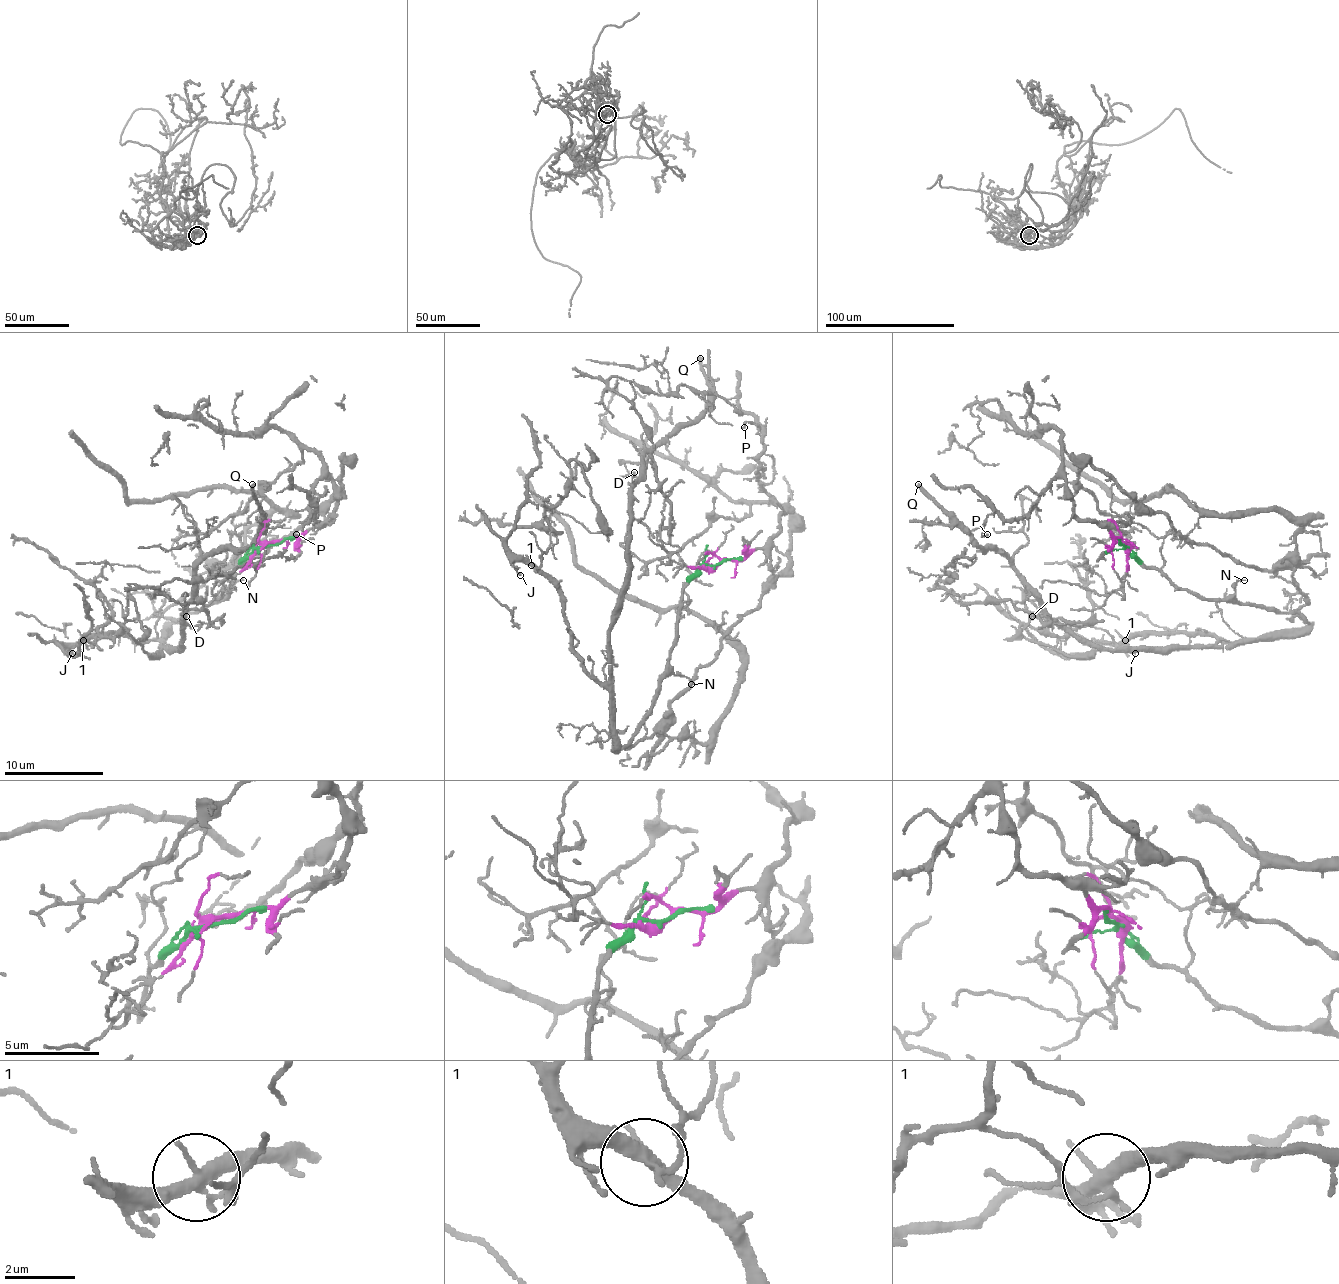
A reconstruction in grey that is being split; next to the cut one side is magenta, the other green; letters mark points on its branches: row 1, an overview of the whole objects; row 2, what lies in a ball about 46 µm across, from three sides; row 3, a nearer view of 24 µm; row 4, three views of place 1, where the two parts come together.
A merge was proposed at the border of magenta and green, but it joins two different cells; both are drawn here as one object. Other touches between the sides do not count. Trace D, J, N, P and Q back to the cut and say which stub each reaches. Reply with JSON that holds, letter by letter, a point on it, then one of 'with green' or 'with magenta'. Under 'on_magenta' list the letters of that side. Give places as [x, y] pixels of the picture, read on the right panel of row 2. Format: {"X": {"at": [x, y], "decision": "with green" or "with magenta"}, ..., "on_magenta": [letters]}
{"D": {"at": [1032, 616], "decision": "with green"}, "J": {"at": [1135, 653], "decision": "with green"}, "N": {"at": [1244, 580], "decision": "with green"}, "P": {"at": [987, 534], "decision": "with magenta"}, "Q": {"at": [918, 484], "decision": "with green"}, "on_magenta": ["P"]}

